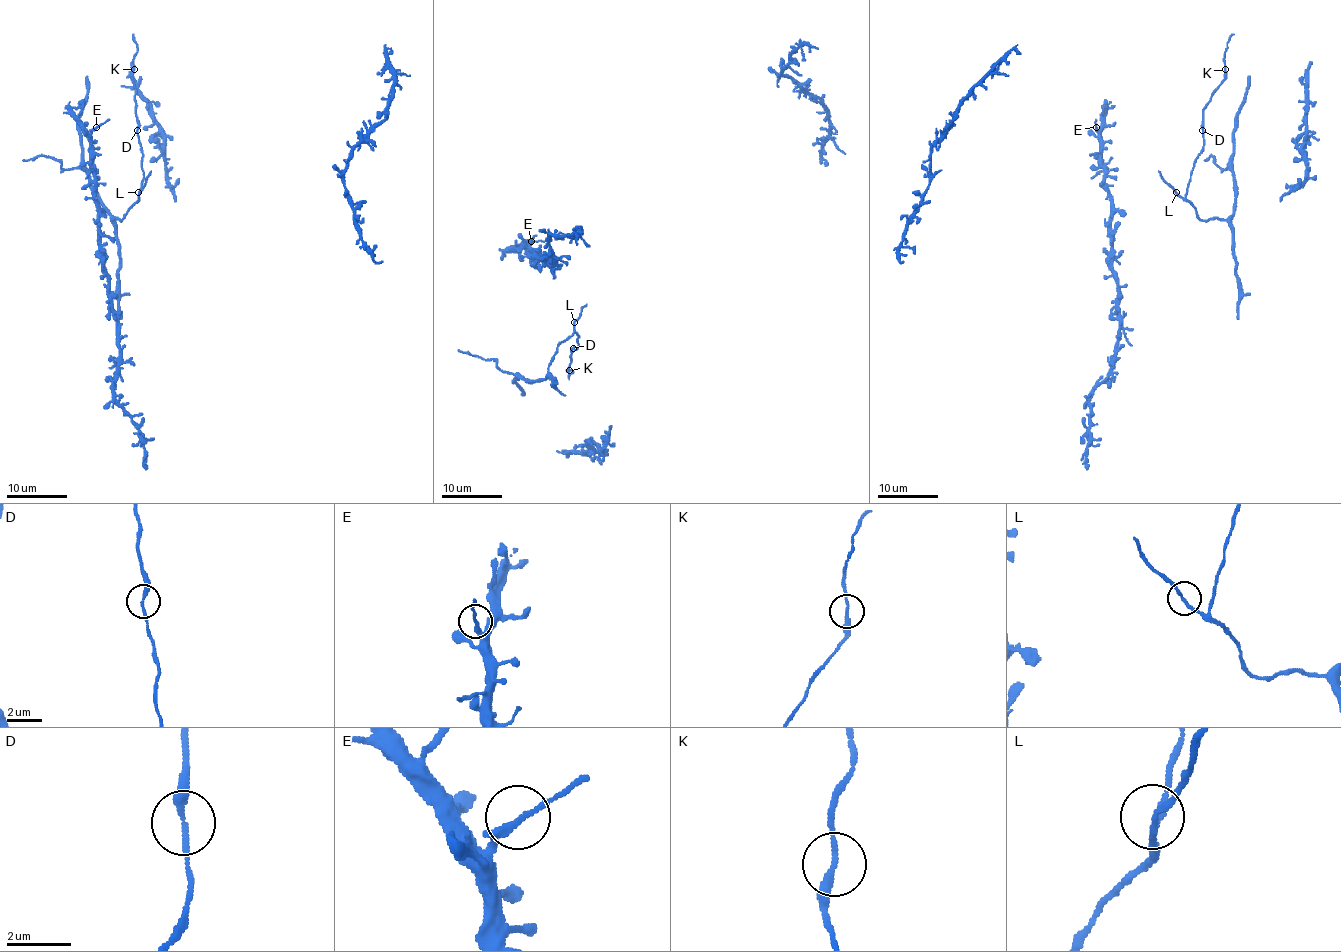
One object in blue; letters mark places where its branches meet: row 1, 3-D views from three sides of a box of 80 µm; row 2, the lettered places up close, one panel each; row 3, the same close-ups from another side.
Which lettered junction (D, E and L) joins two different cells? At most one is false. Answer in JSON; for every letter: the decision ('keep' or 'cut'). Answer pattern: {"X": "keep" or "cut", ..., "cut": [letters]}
{"D": "keep", "E": "keep", "L": "keep", "cut": []}

